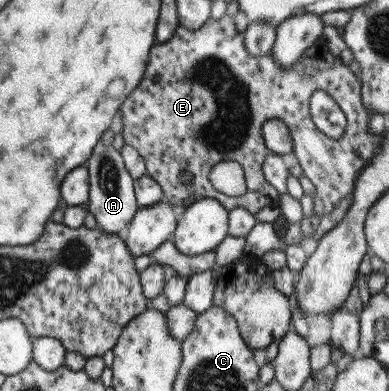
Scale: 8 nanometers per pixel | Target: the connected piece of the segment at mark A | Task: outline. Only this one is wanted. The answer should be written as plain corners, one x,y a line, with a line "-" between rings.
99,139
94,144
92,153
85,161
84,167
87,169
87,183
89,184
87,210
94,216
96,227
106,234
123,234
138,207
133,192
134,180
124,168
121,152
114,149
112,144
106,145

